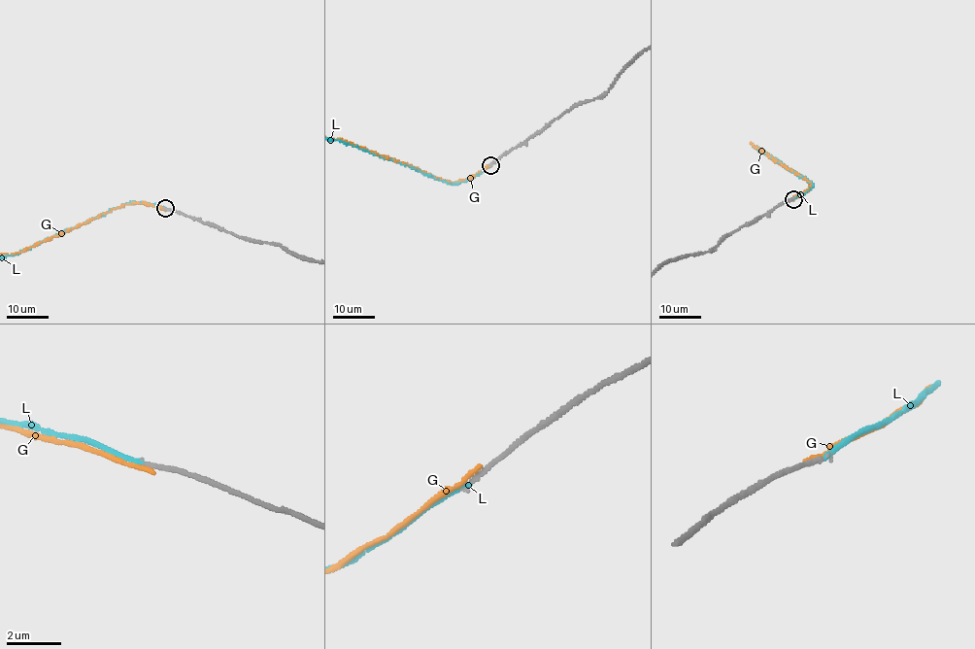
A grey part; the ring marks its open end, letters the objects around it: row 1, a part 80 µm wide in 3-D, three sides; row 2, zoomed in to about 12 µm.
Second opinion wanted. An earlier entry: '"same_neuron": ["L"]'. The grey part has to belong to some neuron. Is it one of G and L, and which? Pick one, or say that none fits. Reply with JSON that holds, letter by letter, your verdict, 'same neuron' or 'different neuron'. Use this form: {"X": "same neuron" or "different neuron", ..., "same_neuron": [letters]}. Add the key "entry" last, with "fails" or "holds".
{"G": "different neuron", "L": "same neuron", "same_neuron": ["L"], "entry": "holds"}

